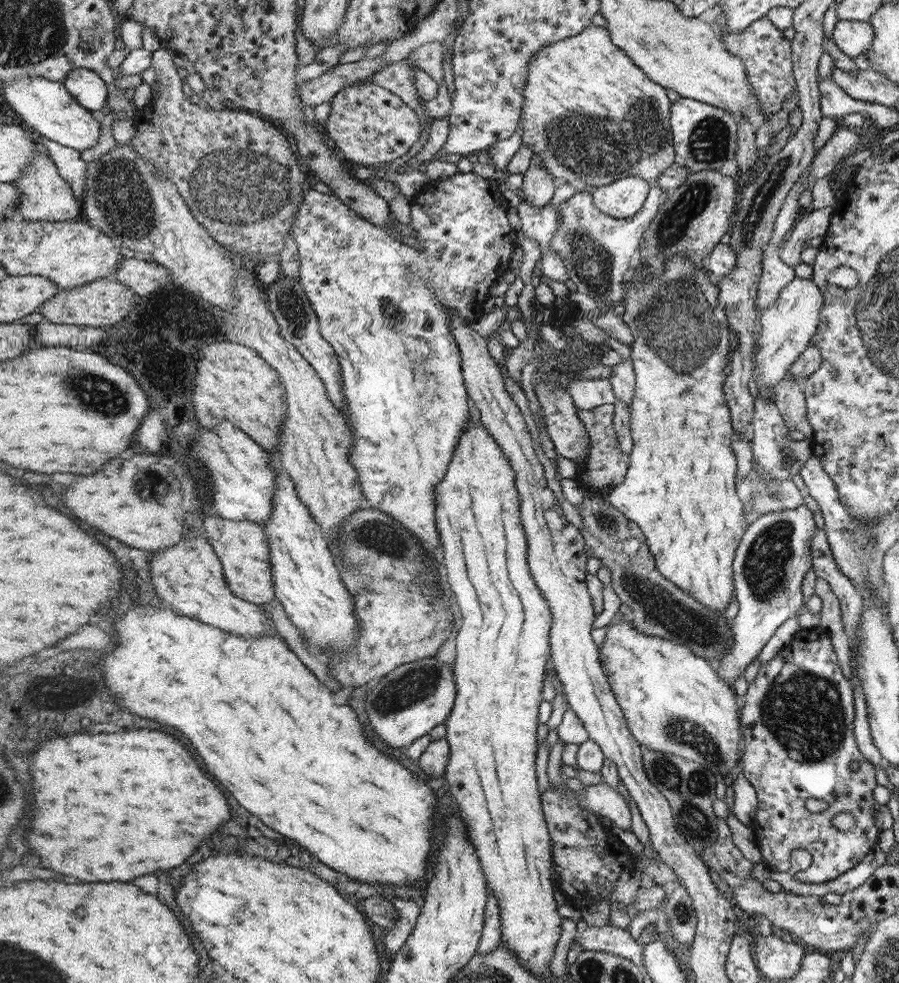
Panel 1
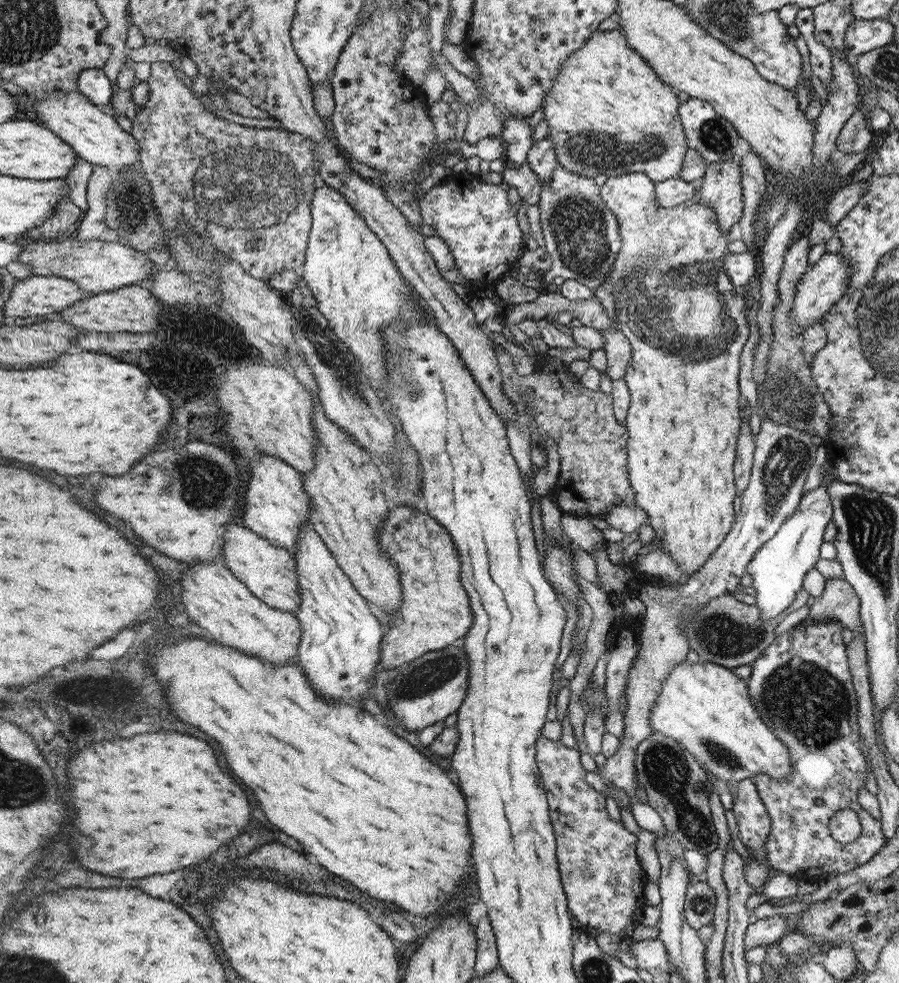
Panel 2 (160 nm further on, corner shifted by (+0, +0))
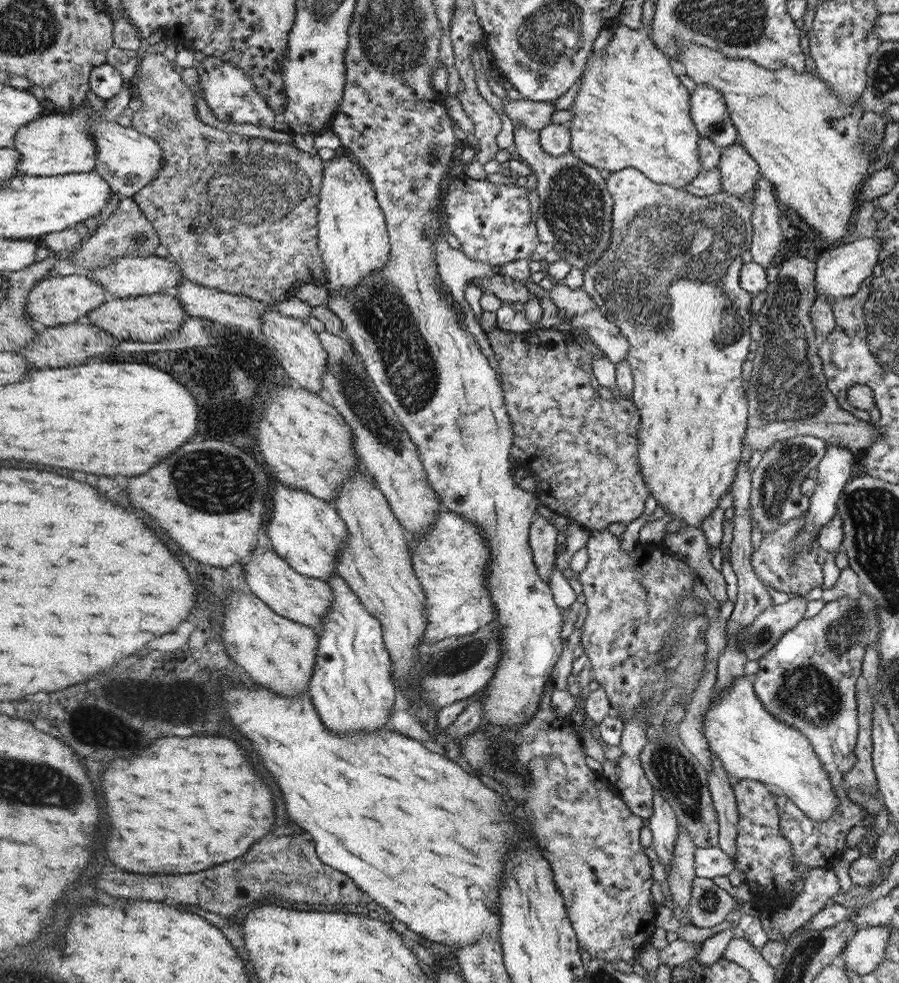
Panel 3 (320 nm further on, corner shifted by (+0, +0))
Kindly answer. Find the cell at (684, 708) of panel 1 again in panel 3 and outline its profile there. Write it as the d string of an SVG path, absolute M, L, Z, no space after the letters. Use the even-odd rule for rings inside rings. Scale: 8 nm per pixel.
M746 675L735 678L733 685L729 686L723 694L715 694L714 696L710 708L706 712L704 736L708 740L709 750L712 754L720 757L729 776L754 779L758 782L777 786L810 819L820 822L830 821L838 809L838 798L836 798L834 788L832 788L831 776L825 771L821 758L807 736L788 723L782 722L770 710L767 710Z

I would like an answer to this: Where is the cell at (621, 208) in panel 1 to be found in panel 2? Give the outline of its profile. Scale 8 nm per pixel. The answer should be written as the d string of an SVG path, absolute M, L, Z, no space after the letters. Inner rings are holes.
M639 172L608 177L607 181L600 187L600 196L617 218L621 249L616 260L612 263L609 279L593 292L593 298L599 301L600 305L604 307L604 311L608 312L610 320L629 340L632 350L631 361L627 366L625 376L625 382L631 396L625 424L628 437L629 481L635 492L637 506L646 511L650 517L648 524L654 528L656 536L662 539L662 550L676 560L684 573L690 576L709 560L709 556L725 540L725 536L735 521L734 512L738 510L738 492L733 475L734 463L736 462L736 441L740 436L738 374L740 374L740 354L742 354L750 337L749 322L746 316L750 301L737 293L736 287L726 272L724 256L729 252L728 231L716 229L717 214L712 207L693 201L676 207L659 207L655 182L649 175Z

